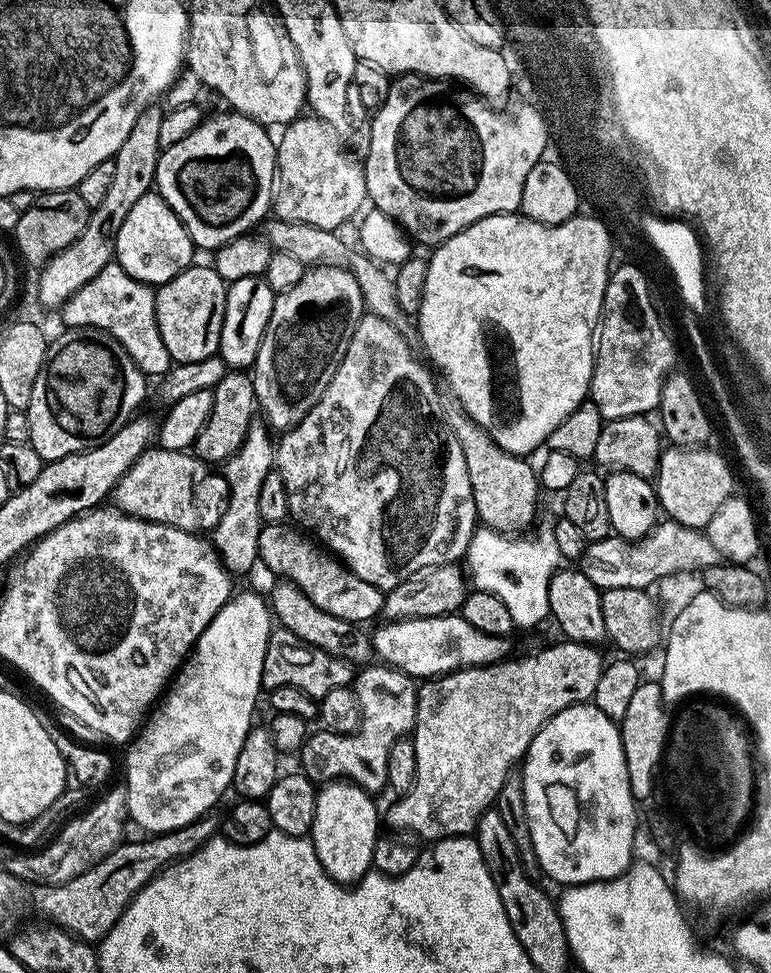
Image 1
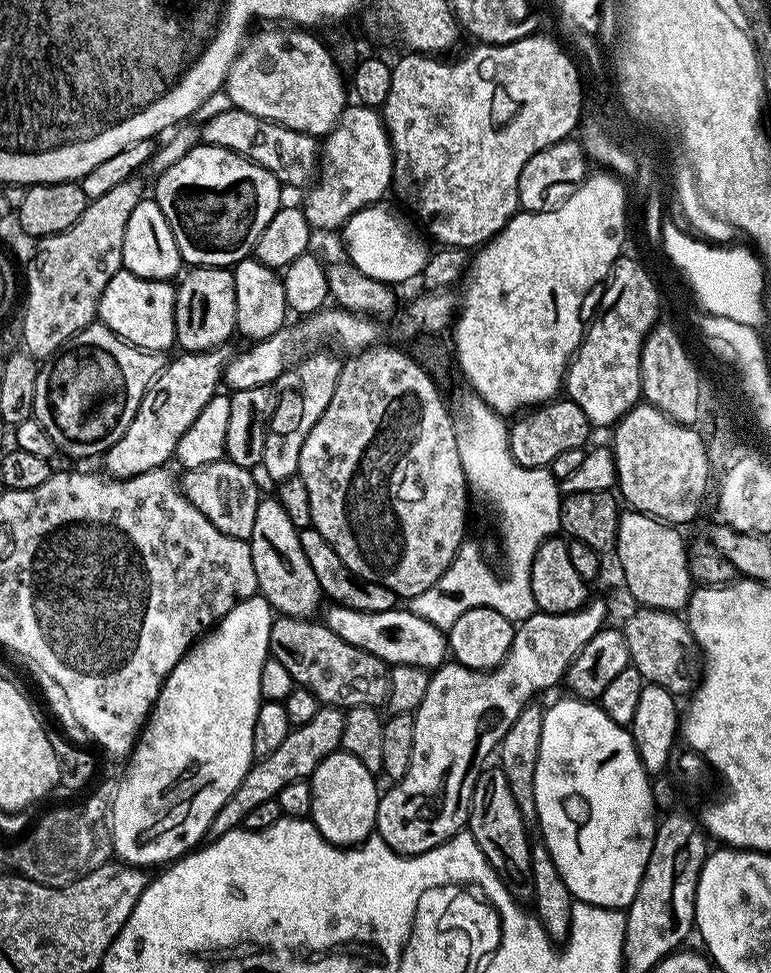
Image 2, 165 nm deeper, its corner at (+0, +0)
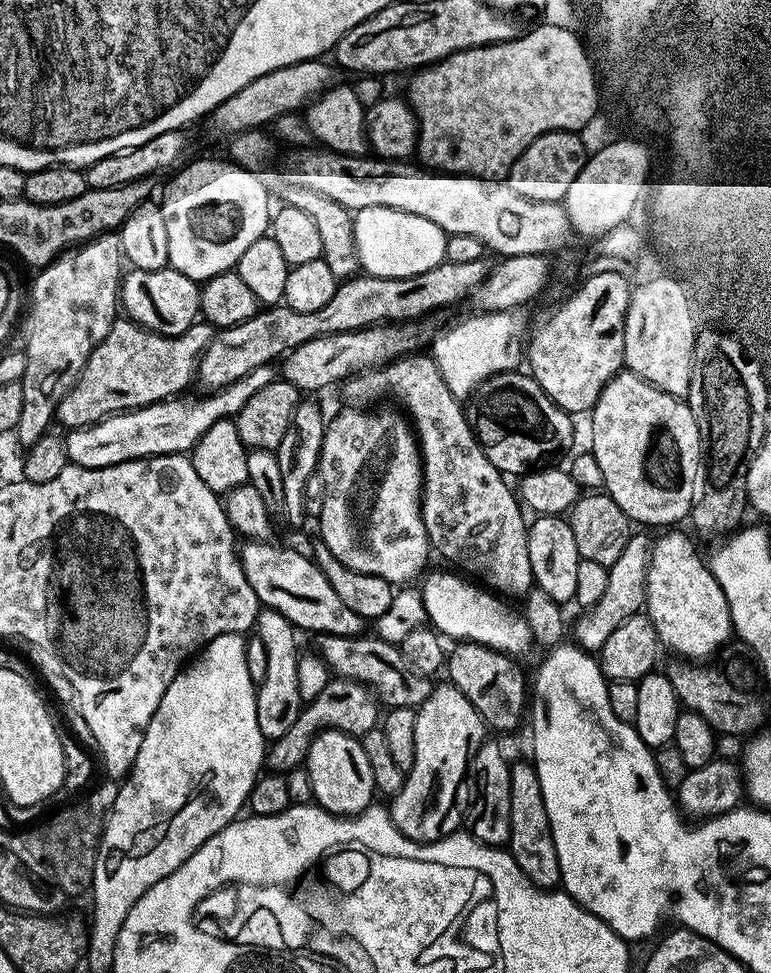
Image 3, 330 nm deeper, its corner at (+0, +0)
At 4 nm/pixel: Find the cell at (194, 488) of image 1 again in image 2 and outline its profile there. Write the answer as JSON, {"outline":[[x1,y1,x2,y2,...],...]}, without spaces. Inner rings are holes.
{"outline":[[225,458,218,462,210,462,210,466,189,468,183,475,184,497,194,506,198,506,198,510,202,510,202,514,206,514,206,518,210,518,210,522,214,522,214,526,222,530,222,534,230,534,239,540,252,537,254,518,258,514,258,502,262,498,262,492,252,477,255,475,249,469]]}

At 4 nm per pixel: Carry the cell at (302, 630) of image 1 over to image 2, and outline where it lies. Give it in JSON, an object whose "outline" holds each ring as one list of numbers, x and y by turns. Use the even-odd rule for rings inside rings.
{"outline":[[261,498,254,518,252,537,247,540,254,558,254,574,259,595,281,616,312,618,321,611,322,593,314,570,302,554,299,531,290,522,286,510,274,498],[320,608,320,609,319,609]]}

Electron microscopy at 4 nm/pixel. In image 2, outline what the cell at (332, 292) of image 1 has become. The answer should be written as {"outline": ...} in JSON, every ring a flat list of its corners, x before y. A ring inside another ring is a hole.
{"outline":[[328,350,309,351,276,380,276,407,272,410,272,417,268,419,266,450,262,465,262,472,265,472,273,482,285,480,299,473,302,442,306,442,306,434,314,430,314,422,318,422,326,406,330,406,330,398,334,398,334,386,338,386,342,360,339,355,336,357,331,354,336,355]]}

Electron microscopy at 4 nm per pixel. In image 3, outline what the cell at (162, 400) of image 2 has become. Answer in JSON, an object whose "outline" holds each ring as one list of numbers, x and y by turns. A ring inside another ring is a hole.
{"outline":[[481,258,474,262,450,262,445,260,443,264,434,266,434,270,422,270,422,274,414,274,413,276,407,276,406,278,378,278,377,276,370,276,367,274,357,274,349,279,339,281,334,290,334,298,330,298,330,302,326,302,326,306,322,306,319,310,294,310,287,306,264,306,261,307,256,313,249,318,246,322,238,322,234,326,229,328,219,329,213,335,212,340,206,346,204,353,200,355,200,365,196,368,196,376,198,377,198,384,200,380,201,389,204,390,219,390,230,386,230,382,238,382,238,378,246,378,246,374,250,374,254,370,258,370,258,366,263,364,272,364,273,362,279,361,285,354,293,352,298,346,302,346,302,342,310,342,314,338,319,336,329,336,330,334,338,334,339,332,353,332,359,328,370,328,373,324,383,324,385,322,407,322,409,320,419,320,421,318,431,317,431,312,436,312,439,308,448,308,451,304,456,304,459,300,467,301,471,297,472,293,475,292,476,287,488,276,490,271,490,264,487,264,487,259]]}

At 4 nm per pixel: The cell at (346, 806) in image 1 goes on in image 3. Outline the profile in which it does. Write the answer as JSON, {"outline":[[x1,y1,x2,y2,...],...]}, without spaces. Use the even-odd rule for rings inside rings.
{"outline":[[331,730,318,733,308,751,306,767,312,787,313,801,327,812,333,812,335,816,353,817,360,815,374,803,374,797,377,795,374,786,374,773,370,771,370,761,366,758,366,750,362,750,357,737,348,736,345,732,333,732]]}

